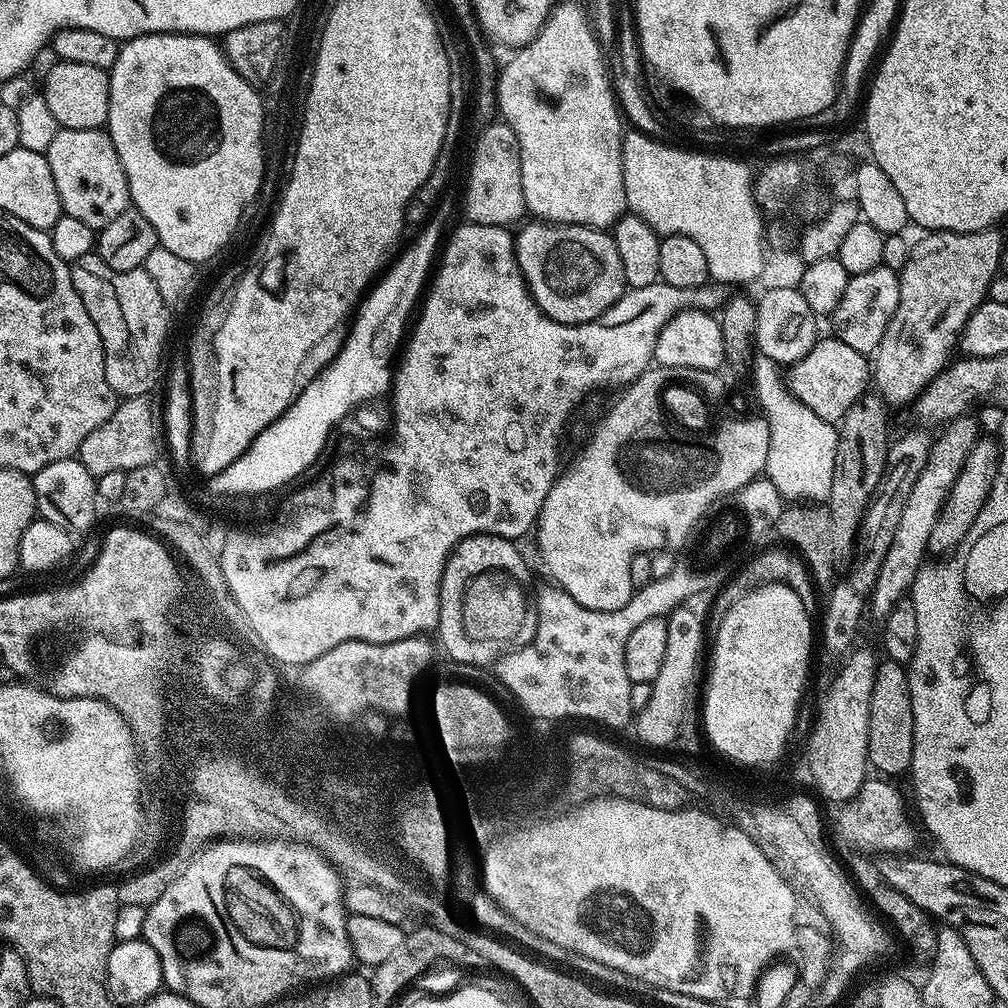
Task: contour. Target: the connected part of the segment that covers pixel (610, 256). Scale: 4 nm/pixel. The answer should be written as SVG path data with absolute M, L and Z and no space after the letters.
M532 222L514 236L516 261L532 294L532 301L554 322L563 324L585 324L597 320L626 291L622 274L622 258L614 246L611 235L598 228L587 228L584 224L553 224Z

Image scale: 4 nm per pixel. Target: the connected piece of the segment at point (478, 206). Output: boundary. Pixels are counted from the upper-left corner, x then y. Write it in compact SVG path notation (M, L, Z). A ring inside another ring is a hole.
M492 122L484 129L472 148L466 171L468 189L464 192L464 212L471 223L503 228L512 226L520 215L525 215L520 147L514 130L510 130L508 124Z

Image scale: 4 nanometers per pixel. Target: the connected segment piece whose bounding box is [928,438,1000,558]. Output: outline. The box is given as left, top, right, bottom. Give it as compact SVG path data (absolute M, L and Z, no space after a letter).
M995 439L977 440L974 450L970 450L970 458L966 458L958 478L954 478L954 486L950 486L950 494L938 514L938 522L934 522L934 531L930 533L928 543L928 551L933 557L947 557L959 548L961 542L966 538L966 534L970 534L970 526L974 526L978 514L982 514L982 506L986 506L986 498L992 489L992 479L996 476L999 461L1000 448Z

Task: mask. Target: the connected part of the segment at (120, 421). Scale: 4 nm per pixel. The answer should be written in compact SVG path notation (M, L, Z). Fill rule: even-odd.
M130 396L121 399L116 405L114 414L110 414L110 418L106 418L106 422L102 426L98 426L98 430L94 430L94 434L86 434L86 442L82 442L78 458L82 462L82 466L86 466L86 470L90 470L90 474L94 477L100 477L102 474L110 474L111 472L129 472L130 470L138 470L138 466L146 466L147 464L156 464L158 458L156 455L162 450L162 420L152 409L151 399L148 396Z

